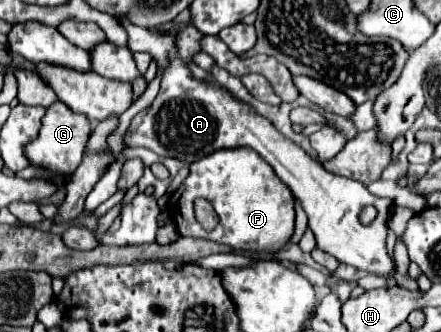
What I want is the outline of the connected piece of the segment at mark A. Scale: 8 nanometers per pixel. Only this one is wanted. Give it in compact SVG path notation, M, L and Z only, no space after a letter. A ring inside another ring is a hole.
M118 17L118 21L128 33L126 47L132 53L148 53L156 61L158 69L164 71L158 97L148 109L140 111L132 119L126 131L124 143L128 147L146 147L162 157L174 157L186 163L194 163L218 149L252 147L262 159L266 159L280 181L288 185L292 195L300 201L308 215L308 227L316 237L318 249L334 255L340 263L366 269L376 275L388 277L392 273L392 261L386 253L386 221L392 207L390 199L372 195L362 183L354 179L326 171L318 159L310 157L294 141L278 133L276 127L258 115L248 103L242 103L218 83L194 79L188 63L184 63L178 55L174 33L136 27L126 17ZM364 205L374 205L378 209L376 221L366 227L358 221Z

